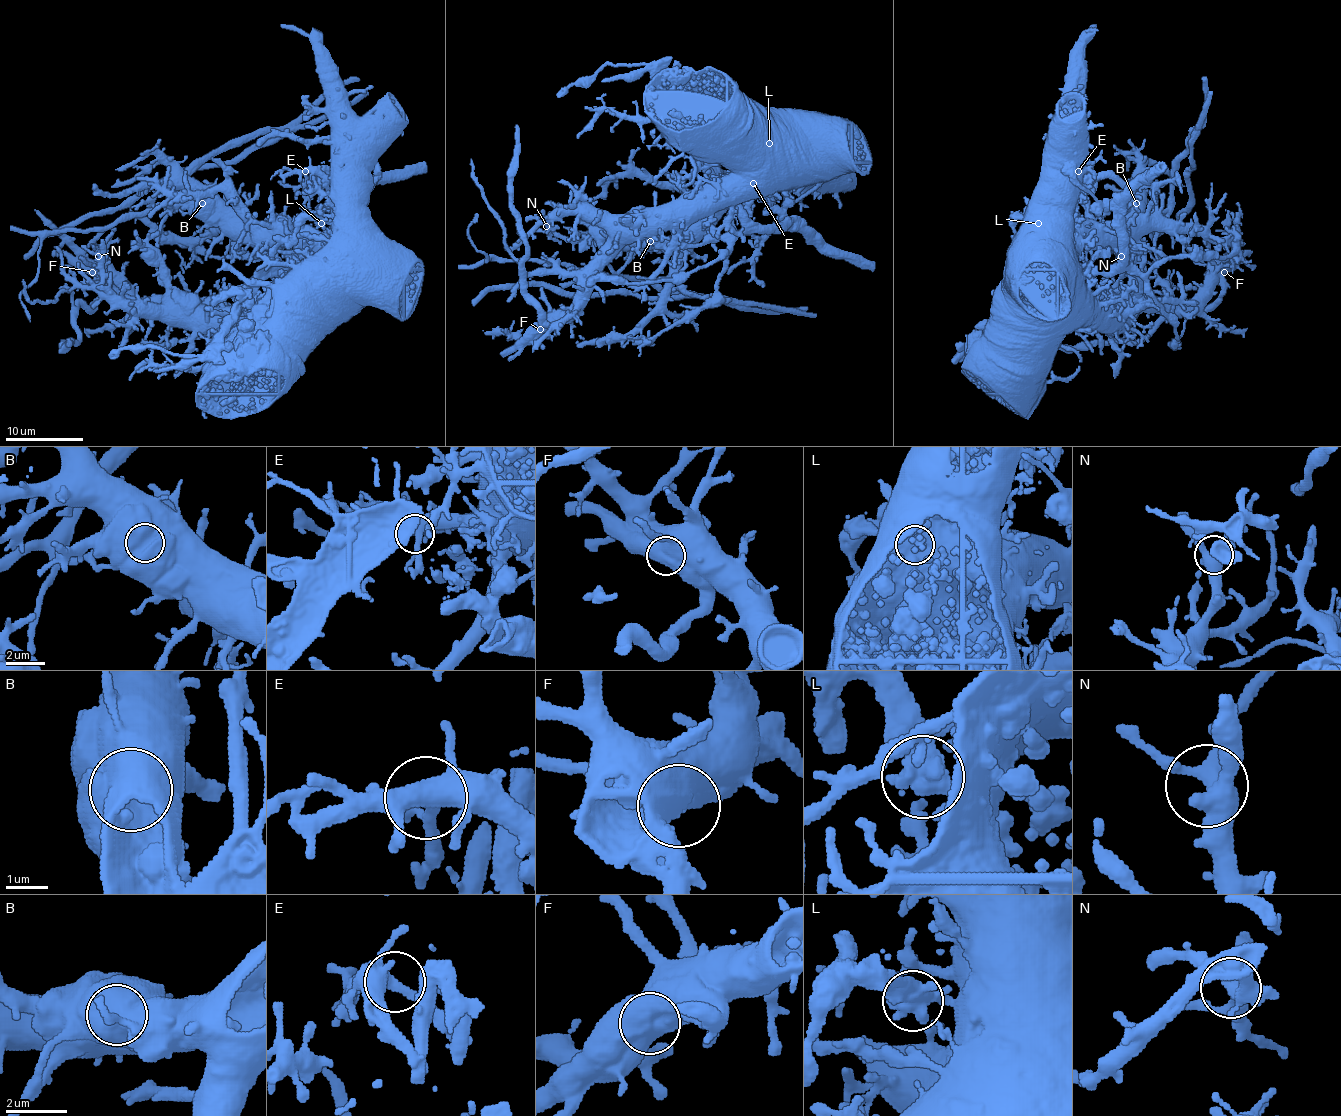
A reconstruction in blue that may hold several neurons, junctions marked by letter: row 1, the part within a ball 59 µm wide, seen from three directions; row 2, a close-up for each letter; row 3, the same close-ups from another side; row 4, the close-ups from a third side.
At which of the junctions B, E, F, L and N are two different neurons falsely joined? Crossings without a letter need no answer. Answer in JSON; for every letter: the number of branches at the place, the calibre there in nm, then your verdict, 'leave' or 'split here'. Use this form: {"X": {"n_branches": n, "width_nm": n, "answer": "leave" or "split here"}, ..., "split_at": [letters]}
{"B": {"n_branches": 1, "width_nm": 1250, "answer": "split here"}, "E": {"n_branches": 4, "width_nm": 400, "answer": "leave"}, "F": {"n_branches": 1, "width_nm": 1250, "answer": "split here"}, "L": {"n_branches": 4, "width_nm": 550, "answer": "split here"}, "N": {"n_branches": 4, "width_nm": 500, "answer": "leave"}, "split_at": ["B", "F", "L"]}

